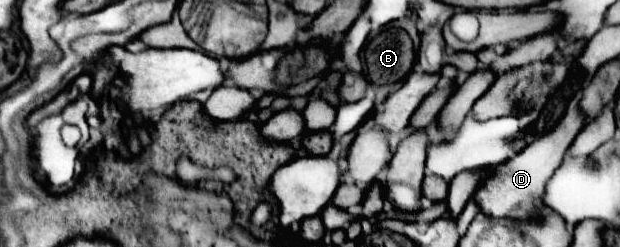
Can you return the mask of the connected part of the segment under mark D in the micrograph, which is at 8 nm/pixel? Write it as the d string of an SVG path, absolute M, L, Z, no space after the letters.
M574 109L558 123L558 127L554 131L534 139L520 153L516 153L502 165L493 166L496 177L482 183L472 197L472 201L478 205L480 213L484 213L488 217L498 217L498 219L500 217L526 219L526 217L534 215L534 203L542 199L546 181L552 177L552 173L558 169L558 165L562 165L566 149L570 147L570 143L574 141L574 137L578 135L578 131L582 127L584 127L584 115L580 109Z

